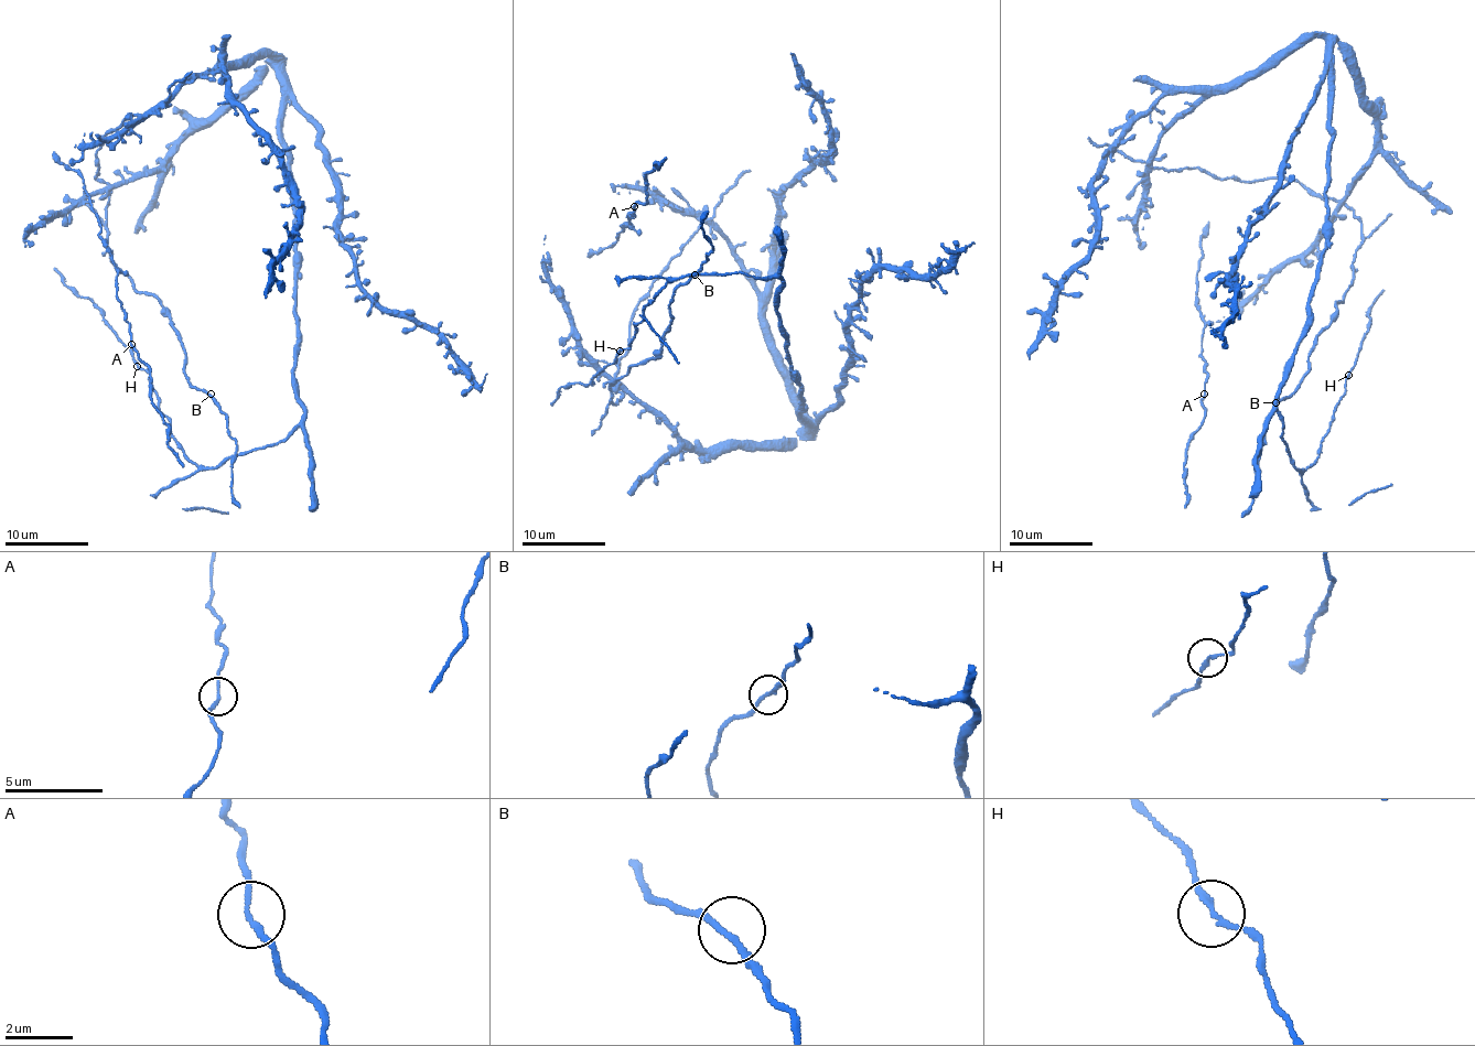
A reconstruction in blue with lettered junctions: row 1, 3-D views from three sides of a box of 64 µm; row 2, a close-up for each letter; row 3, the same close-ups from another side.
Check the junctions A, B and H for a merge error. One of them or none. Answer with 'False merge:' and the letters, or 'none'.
False merge: none

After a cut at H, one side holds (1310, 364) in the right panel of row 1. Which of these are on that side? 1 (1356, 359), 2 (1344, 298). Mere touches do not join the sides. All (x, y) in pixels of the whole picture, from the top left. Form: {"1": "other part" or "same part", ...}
{"1": "other part", "2": "same part"}

